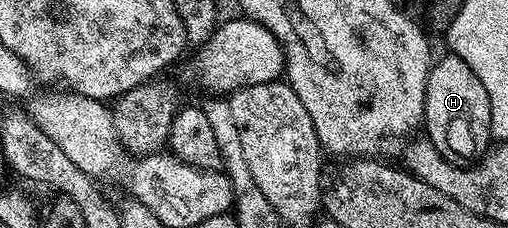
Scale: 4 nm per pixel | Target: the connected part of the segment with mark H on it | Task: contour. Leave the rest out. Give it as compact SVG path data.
M446 54L438 57L437 62L432 63L431 72L427 75L427 93L423 103L423 124L427 132L426 139L443 155L443 159L452 162L474 162L487 151L492 143L491 134L491 107L489 106L489 94L485 94L485 86L481 86L481 78L469 70L469 66L459 56Z

